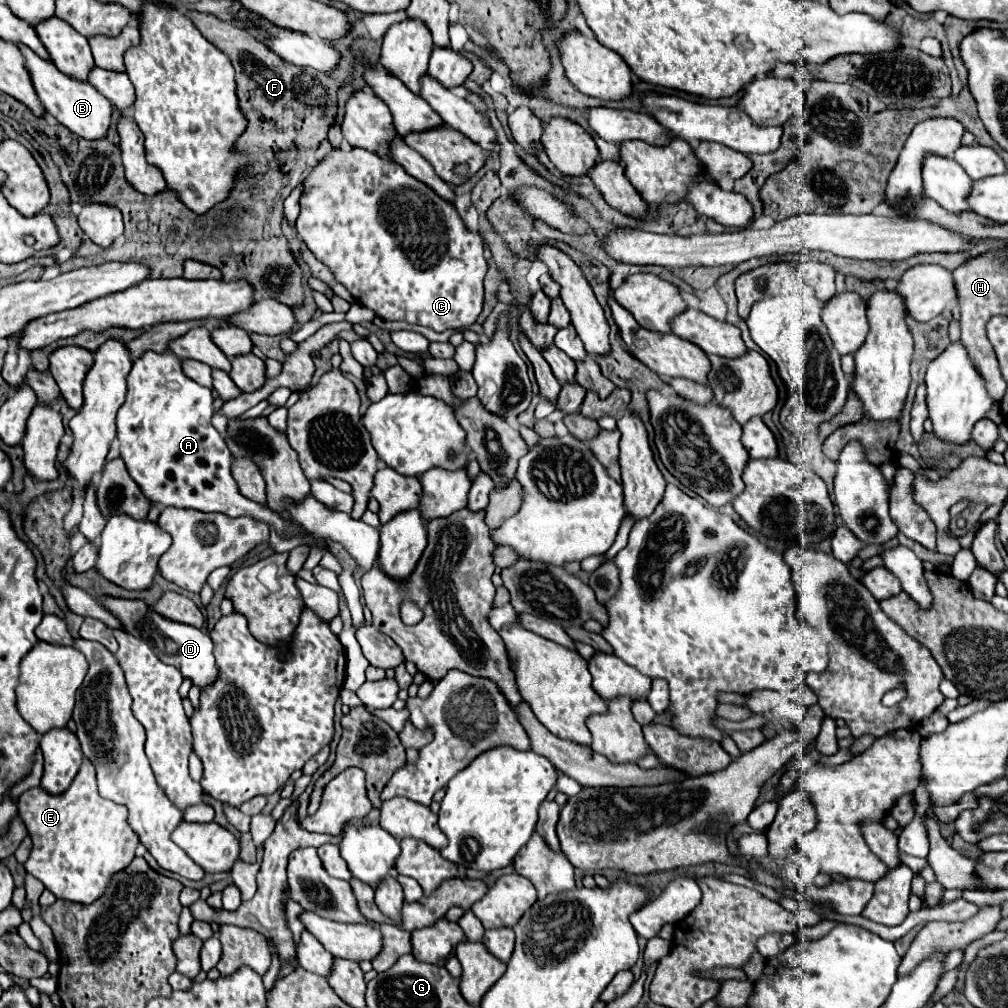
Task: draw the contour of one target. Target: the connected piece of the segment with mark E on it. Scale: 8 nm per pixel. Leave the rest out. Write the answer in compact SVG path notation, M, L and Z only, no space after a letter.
M84 759L72 785L58 795L42 787L28 789L18 799L18 811L32 837L32 851L24 863L26 871L40 879L58 899L92 903L106 889L112 873L130 865L138 847L138 835L128 823L128 809L100 797L96 767Z

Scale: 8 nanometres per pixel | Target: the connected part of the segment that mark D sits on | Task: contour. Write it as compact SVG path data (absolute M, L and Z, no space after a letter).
M100 595L98 601L120 621L120 625L132 633L134 637L140 637L148 647L160 657L160 661L174 665L180 669L184 677L190 677L194 685L204 689L204 685L212 683L216 679L216 661L212 655L212 639L202 631L192 625L184 625L178 621L170 621L168 617L152 611L142 599L120 599L120 597L110 597L110 595Z

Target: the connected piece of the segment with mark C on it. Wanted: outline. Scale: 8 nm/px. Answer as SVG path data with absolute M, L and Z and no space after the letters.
M360 147L332 149L308 171L302 185L298 235L360 305L372 309L380 319L406 321L434 331L466 329L478 319L484 303L482 279L488 271L488 245L480 233L472 233L464 225L450 201L408 175L398 163Z

